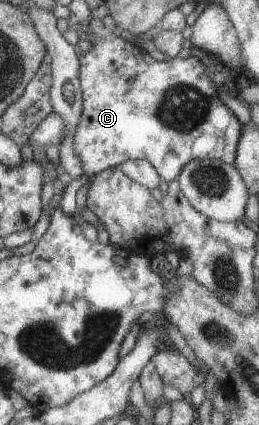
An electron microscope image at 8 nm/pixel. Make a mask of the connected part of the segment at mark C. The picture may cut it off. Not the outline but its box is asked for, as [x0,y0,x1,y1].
[72,17,242,185]

